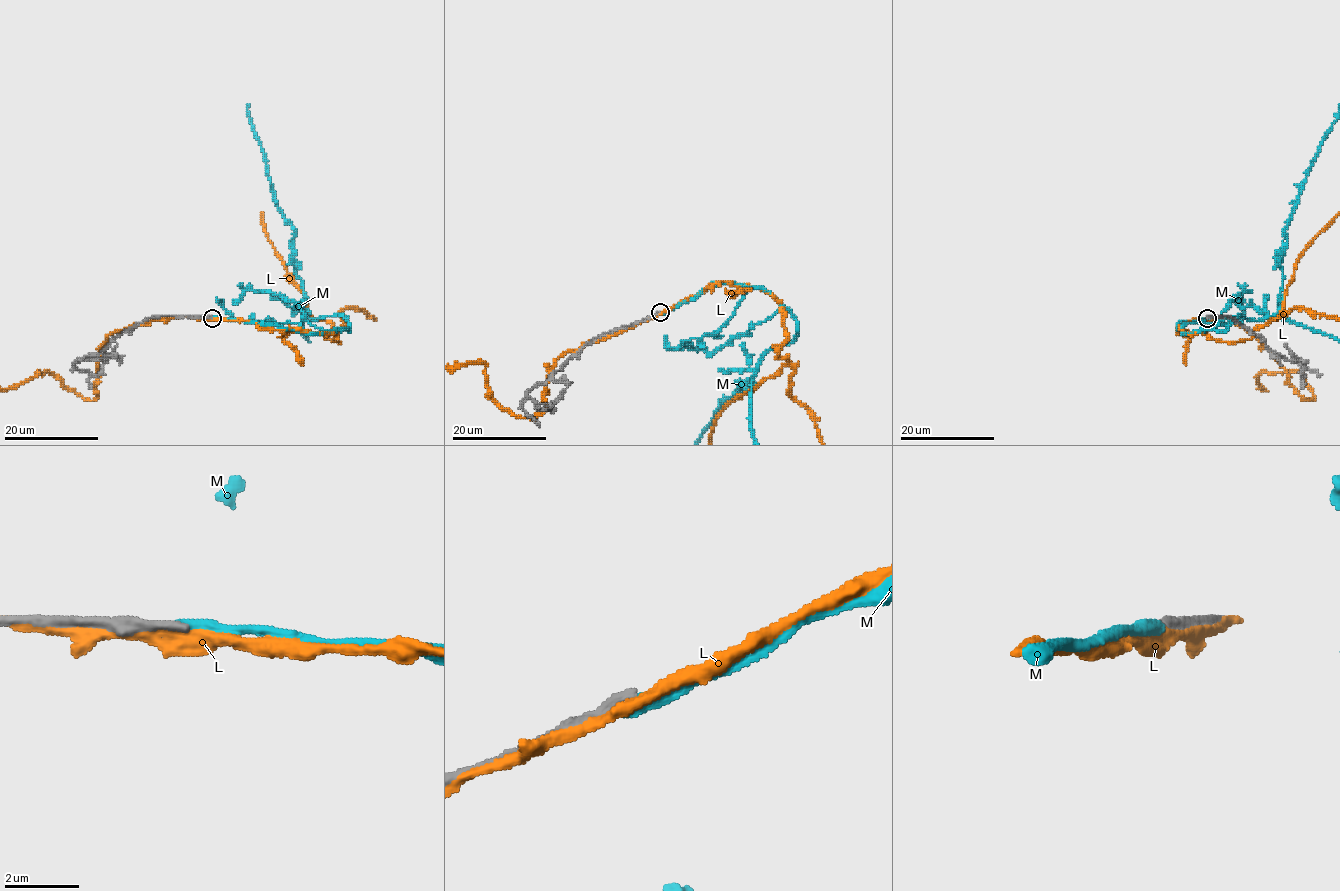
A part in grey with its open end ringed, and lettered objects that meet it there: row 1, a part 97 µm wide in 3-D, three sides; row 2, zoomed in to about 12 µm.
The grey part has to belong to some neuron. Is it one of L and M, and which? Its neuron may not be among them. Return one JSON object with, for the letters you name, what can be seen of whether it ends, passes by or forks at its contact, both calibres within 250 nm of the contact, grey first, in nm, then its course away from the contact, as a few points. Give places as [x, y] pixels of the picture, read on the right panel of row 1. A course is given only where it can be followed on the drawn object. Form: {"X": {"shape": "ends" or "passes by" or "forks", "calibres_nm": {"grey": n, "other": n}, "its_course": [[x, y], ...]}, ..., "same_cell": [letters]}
{"same_cell": []}

